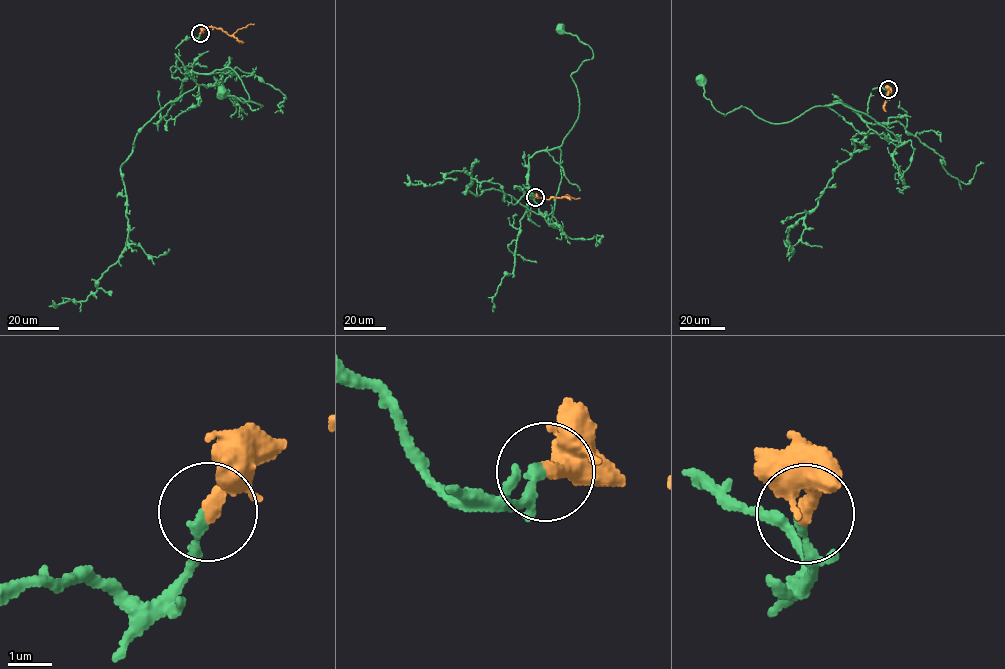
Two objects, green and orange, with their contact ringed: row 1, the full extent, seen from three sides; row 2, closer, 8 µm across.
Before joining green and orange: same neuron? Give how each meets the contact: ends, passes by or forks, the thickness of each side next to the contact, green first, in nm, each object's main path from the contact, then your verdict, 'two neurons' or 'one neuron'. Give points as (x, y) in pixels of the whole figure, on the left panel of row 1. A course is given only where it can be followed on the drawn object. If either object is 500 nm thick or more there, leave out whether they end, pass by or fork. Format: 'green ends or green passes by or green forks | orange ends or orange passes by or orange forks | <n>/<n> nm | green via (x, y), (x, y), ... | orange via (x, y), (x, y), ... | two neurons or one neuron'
green ends | orange ends | 190/320 nm | green via (200, 33), (175, 49), (186, 74), (230, 67), (249, 102), (237, 99), (251, 109), (262, 106), (221, 92) | orange via (200, 33), (215, 27), (231, 36), (254, 24) | one neuron

